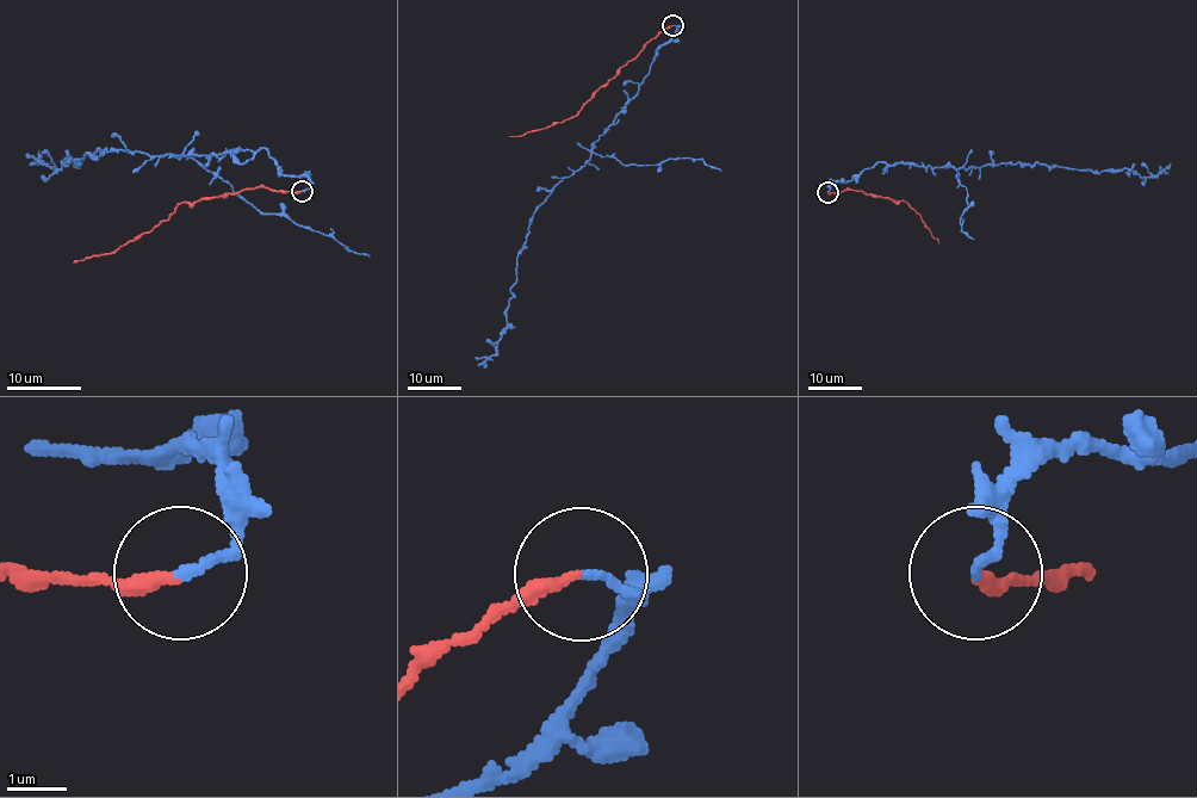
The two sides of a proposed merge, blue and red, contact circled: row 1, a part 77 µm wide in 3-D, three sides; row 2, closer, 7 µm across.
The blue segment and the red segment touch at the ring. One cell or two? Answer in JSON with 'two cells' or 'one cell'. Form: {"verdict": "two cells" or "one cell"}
{"verdict": "two cells"}

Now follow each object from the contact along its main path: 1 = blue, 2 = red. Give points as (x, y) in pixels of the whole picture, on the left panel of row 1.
1: (303, 190), (309, 179), (283, 175), (264, 148), (179, 159), (99, 149), (57, 169), (26, 153)
2: (303, 192), (254, 186), (200, 198), (191, 203), (183, 202), (157, 226), (110, 253), (73, 263)

